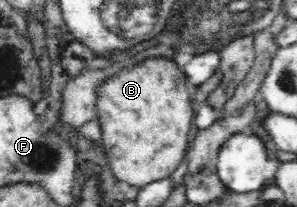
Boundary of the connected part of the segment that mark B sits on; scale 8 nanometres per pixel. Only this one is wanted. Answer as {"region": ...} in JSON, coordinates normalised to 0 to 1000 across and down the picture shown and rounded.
{"region":[[[495,275],[428,333],[407,333],[380,357],[380,377],[347,396],[354,406],[323,415],[323,560],[340,618],[337,686],[350,691],[350,734],[367,754],[391,865],[465,913],[532,870],[569,865],[626,754],[643,575],[657,546],[623,411],[620,343],[586,295],[552,275]]]}

